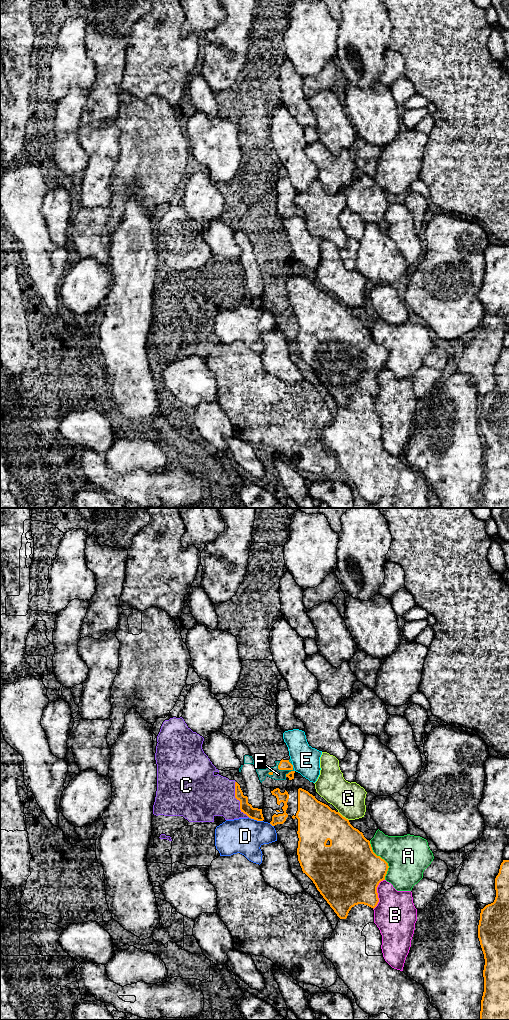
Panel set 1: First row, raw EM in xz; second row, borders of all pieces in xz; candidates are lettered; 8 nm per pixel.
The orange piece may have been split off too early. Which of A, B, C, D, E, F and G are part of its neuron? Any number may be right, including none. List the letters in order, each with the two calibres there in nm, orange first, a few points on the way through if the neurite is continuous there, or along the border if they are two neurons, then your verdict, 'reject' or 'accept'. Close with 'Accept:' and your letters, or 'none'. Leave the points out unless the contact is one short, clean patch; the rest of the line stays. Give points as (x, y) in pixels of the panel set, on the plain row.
A: calibres 420 and 340 nm; reject
B: calibres 440 and 340 nm; reject
C: calibres 100 and 360 nm; reject
D: calibres 100 and 280 nm; reject
E: calibres 80 and 220 nm; reject
F: calibres 80 and 80 nm; reject
G: calibres 320 and 260 nm; reject
Accept: none

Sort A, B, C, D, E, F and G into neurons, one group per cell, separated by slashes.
A / B / C / D / E / F / G

